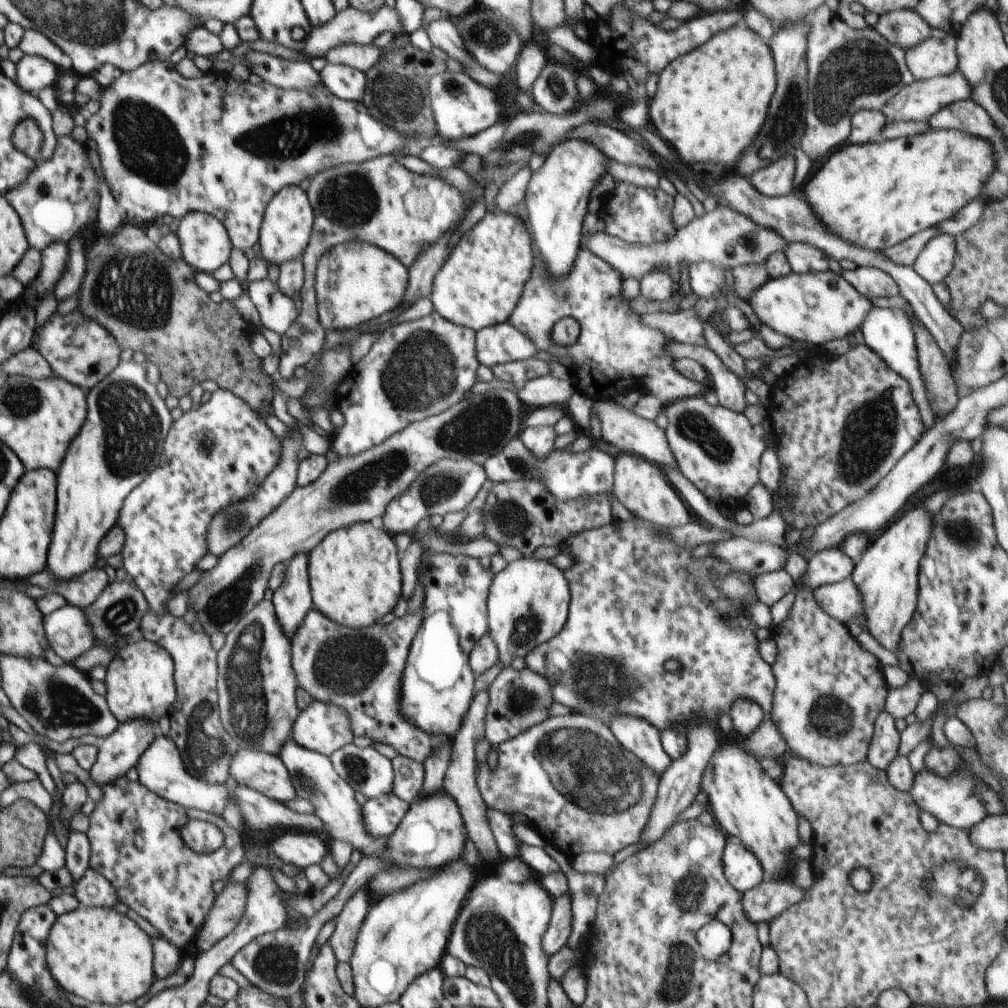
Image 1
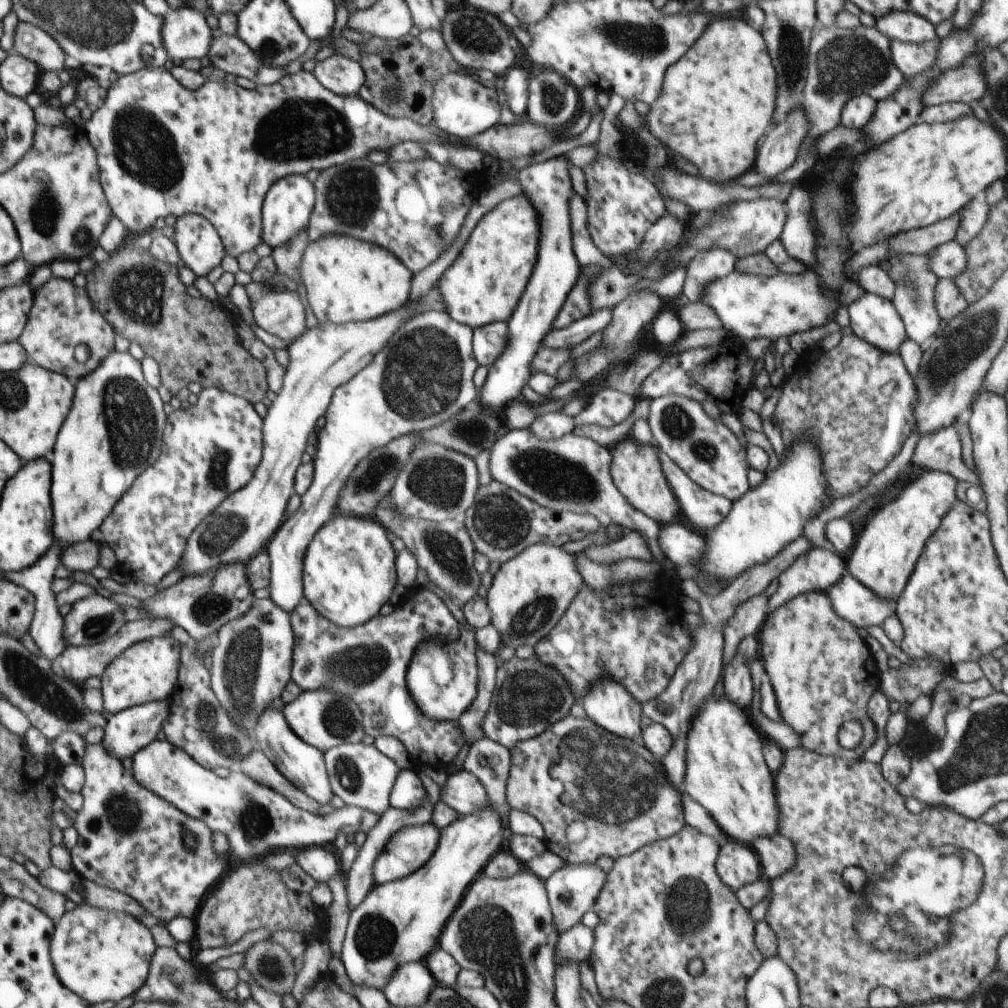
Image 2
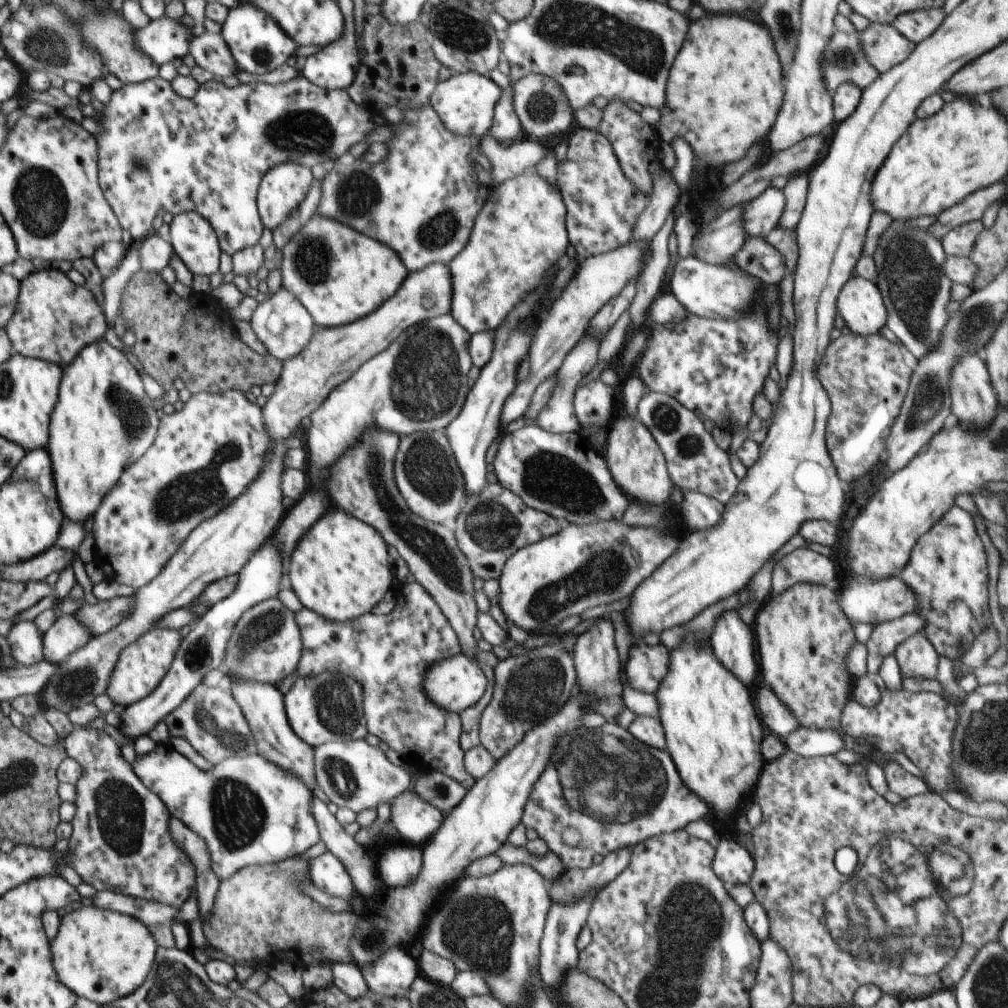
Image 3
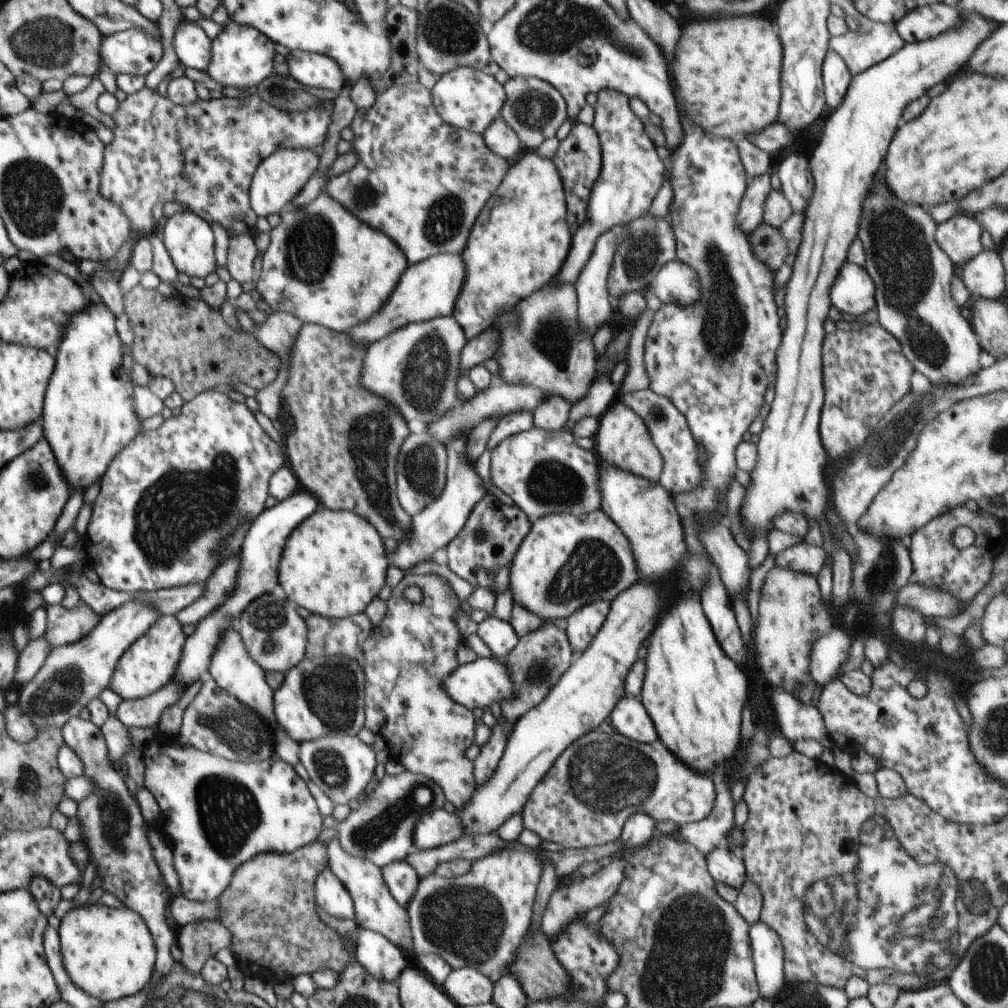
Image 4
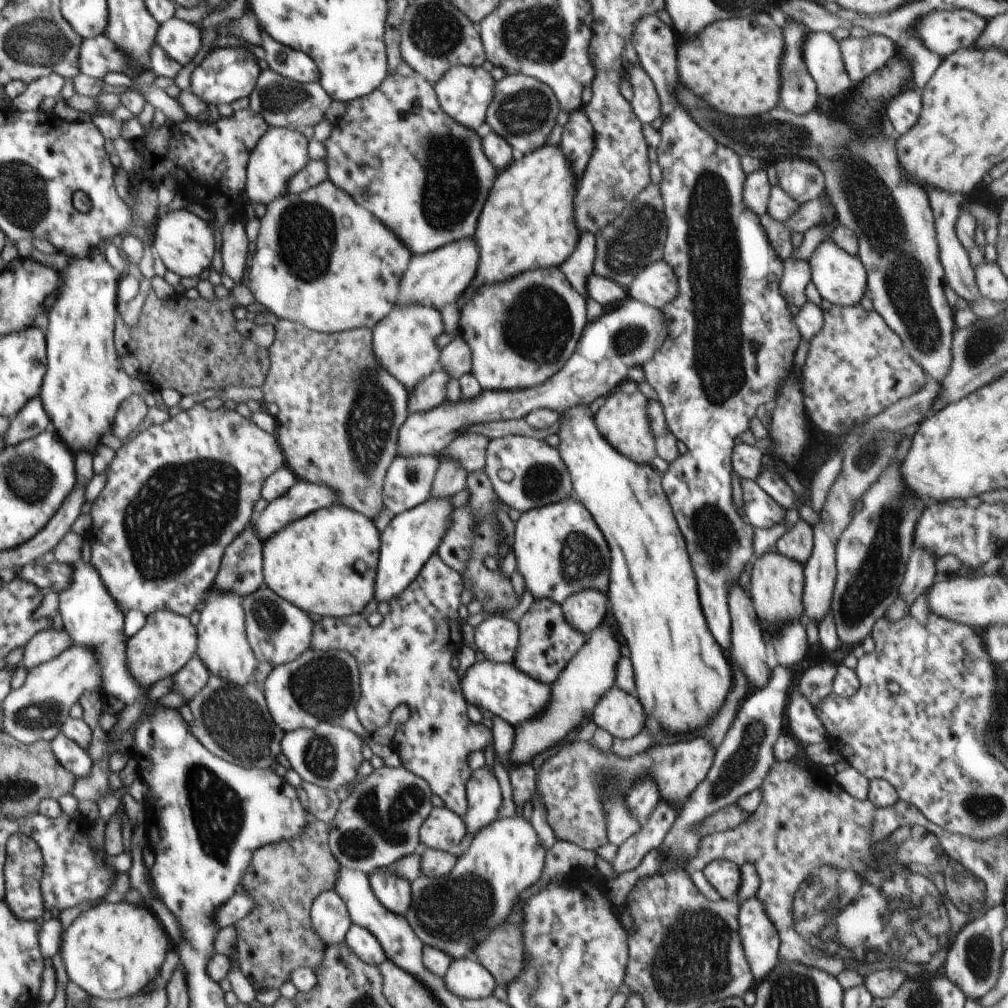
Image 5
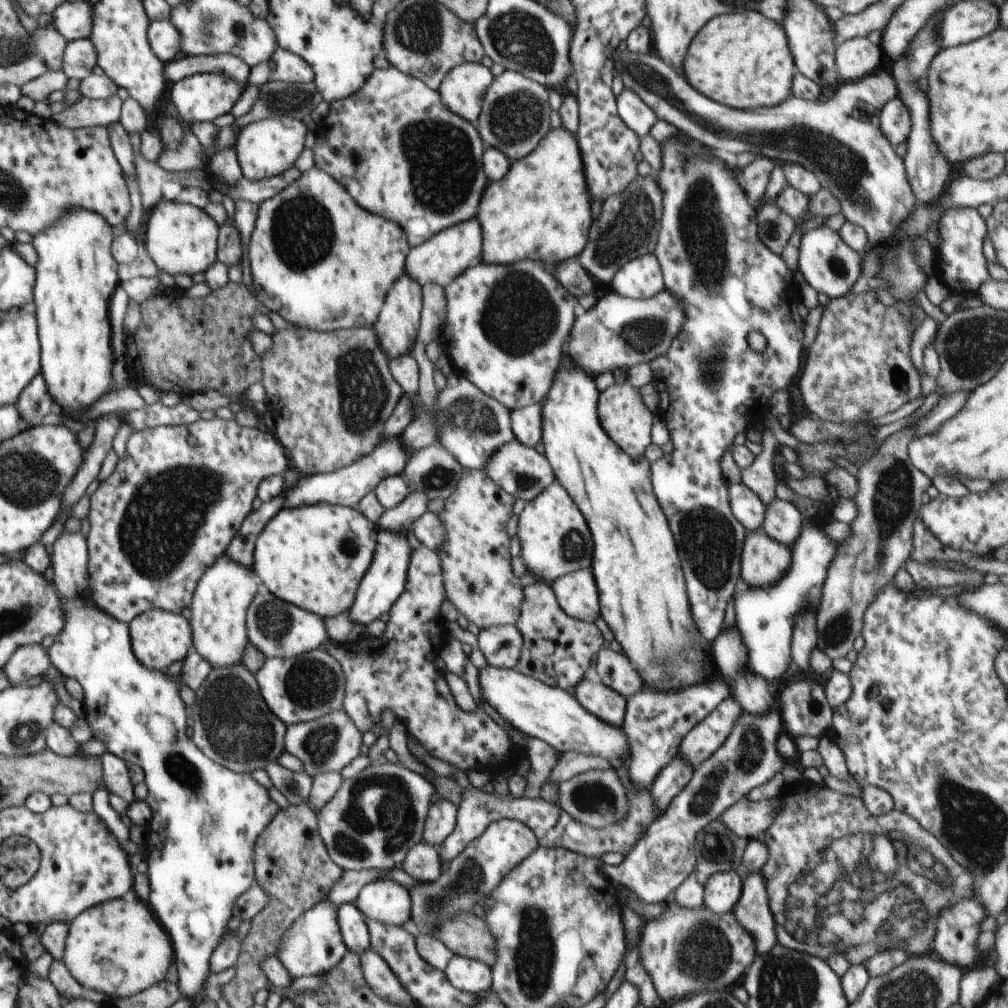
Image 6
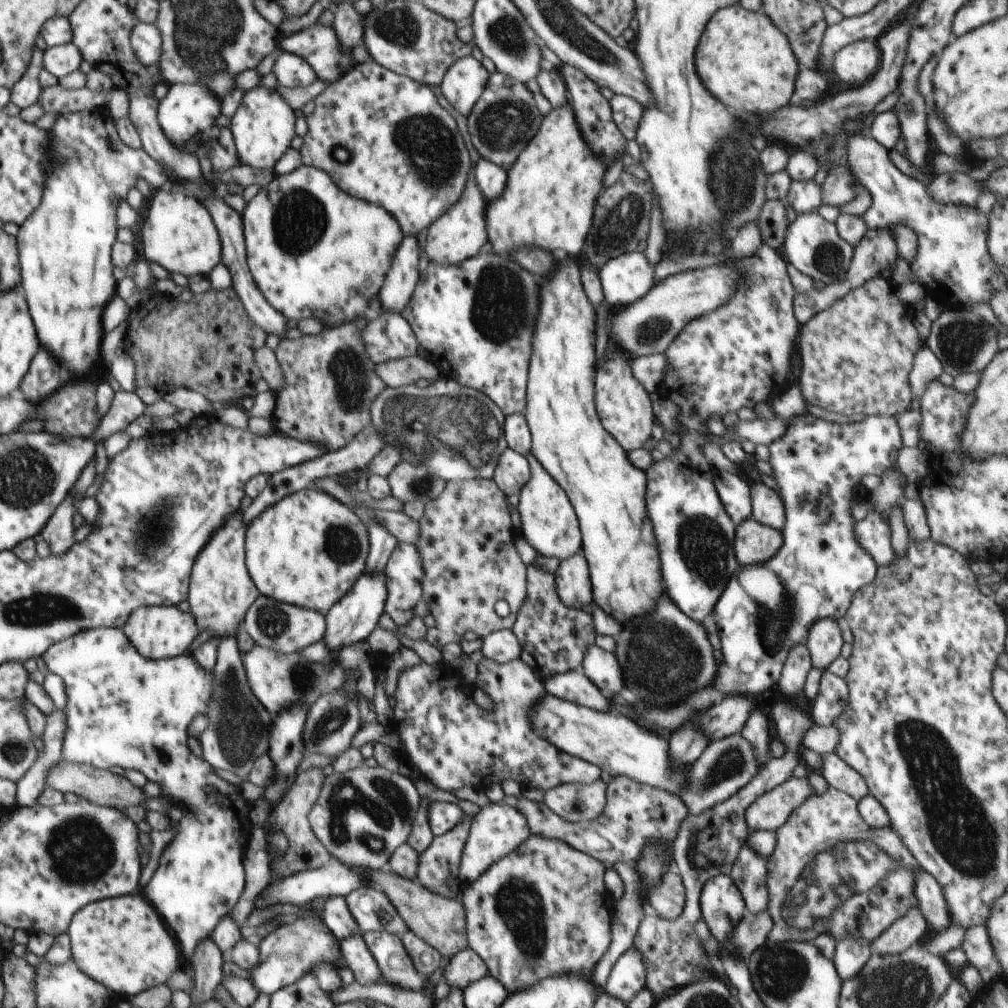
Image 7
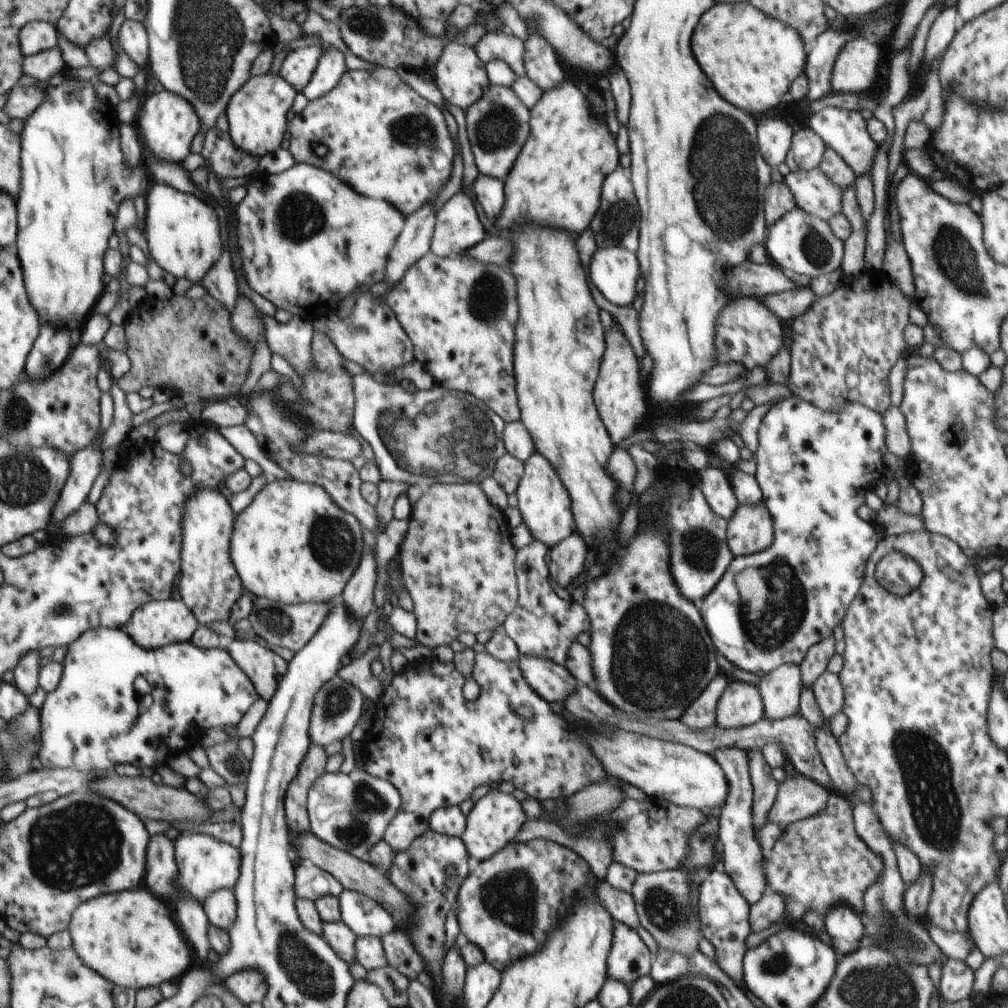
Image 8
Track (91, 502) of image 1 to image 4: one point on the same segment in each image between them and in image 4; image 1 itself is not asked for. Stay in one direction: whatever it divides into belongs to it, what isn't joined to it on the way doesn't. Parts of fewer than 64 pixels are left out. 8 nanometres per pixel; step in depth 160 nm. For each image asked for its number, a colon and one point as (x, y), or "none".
2: (114, 430)
3: (104, 421)
4: (88, 416)

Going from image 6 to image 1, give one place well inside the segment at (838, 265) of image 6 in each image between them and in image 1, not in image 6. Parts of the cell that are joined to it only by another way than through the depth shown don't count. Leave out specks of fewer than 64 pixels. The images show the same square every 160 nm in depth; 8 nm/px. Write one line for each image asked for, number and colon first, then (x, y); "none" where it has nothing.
1: (888, 332)
2: (874, 319)
3: (860, 303)
4: (852, 293)
5: (839, 277)

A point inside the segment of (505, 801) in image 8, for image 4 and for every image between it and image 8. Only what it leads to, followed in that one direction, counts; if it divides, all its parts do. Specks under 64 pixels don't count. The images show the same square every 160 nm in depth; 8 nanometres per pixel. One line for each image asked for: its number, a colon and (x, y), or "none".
4: (479, 919)
5: (454, 914)
6: (476, 872)
7: (497, 830)

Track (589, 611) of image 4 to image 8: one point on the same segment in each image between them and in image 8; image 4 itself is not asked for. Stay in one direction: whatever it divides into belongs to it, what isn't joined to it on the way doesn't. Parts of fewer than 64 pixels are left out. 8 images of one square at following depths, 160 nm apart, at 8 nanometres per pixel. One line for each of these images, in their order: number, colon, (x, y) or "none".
5: (584, 611)
6: (576, 594)
7: (572, 580)
8: (567, 558)

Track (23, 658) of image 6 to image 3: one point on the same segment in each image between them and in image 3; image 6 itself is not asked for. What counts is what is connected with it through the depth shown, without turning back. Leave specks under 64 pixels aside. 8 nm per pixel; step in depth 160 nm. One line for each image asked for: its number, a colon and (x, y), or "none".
3: (100, 618)
4: (64, 627)
5: (45, 645)

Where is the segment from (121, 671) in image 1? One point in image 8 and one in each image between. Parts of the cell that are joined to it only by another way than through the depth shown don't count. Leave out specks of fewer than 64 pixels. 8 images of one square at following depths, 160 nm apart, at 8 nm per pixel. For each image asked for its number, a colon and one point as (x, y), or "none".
2: (147, 671)
3: (141, 666)
4: (150, 662)
5: (165, 644)
6: (159, 638)
7: (159, 632)
8: (158, 623)

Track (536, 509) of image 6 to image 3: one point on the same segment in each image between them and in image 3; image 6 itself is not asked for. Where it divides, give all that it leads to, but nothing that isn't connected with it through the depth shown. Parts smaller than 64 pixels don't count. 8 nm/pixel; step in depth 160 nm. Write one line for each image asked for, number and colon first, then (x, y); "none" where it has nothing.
3: (582, 566)
4: (565, 562)
5: (559, 550)

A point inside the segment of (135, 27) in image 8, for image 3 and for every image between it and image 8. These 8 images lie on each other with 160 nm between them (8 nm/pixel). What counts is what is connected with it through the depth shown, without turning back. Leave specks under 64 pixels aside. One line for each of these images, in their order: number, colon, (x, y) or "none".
3: (210, 52)
4: (192, 46)
5: (180, 40)
6: (165, 39)
7: (146, 39)

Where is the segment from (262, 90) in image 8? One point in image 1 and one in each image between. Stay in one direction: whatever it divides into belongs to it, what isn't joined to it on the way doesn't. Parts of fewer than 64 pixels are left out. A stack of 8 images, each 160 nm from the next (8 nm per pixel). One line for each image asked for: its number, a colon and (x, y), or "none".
1: (287, 224)
2: (287, 207)
3: (281, 190)
4: (278, 179)
5: (281, 152)
6: (266, 148)
7: (263, 126)

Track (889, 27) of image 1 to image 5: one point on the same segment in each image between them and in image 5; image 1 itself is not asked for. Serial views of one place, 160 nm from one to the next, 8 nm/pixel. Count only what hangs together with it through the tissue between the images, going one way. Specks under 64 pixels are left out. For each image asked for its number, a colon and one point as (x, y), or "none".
2: (905, 26)
3: (917, 25)
4: (927, 22)
5: (943, 32)

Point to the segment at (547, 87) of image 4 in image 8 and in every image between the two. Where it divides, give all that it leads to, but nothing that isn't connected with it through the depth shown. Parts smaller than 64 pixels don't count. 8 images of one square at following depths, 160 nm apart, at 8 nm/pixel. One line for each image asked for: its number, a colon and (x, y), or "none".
5: (524, 111)
6: (515, 116)
7: (506, 117)
8: (498, 127)

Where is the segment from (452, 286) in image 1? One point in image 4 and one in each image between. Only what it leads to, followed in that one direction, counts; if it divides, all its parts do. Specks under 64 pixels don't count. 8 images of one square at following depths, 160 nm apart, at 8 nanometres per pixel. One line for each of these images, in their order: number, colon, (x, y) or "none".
2: (483, 285)
3: (520, 233)
4: (520, 240)

